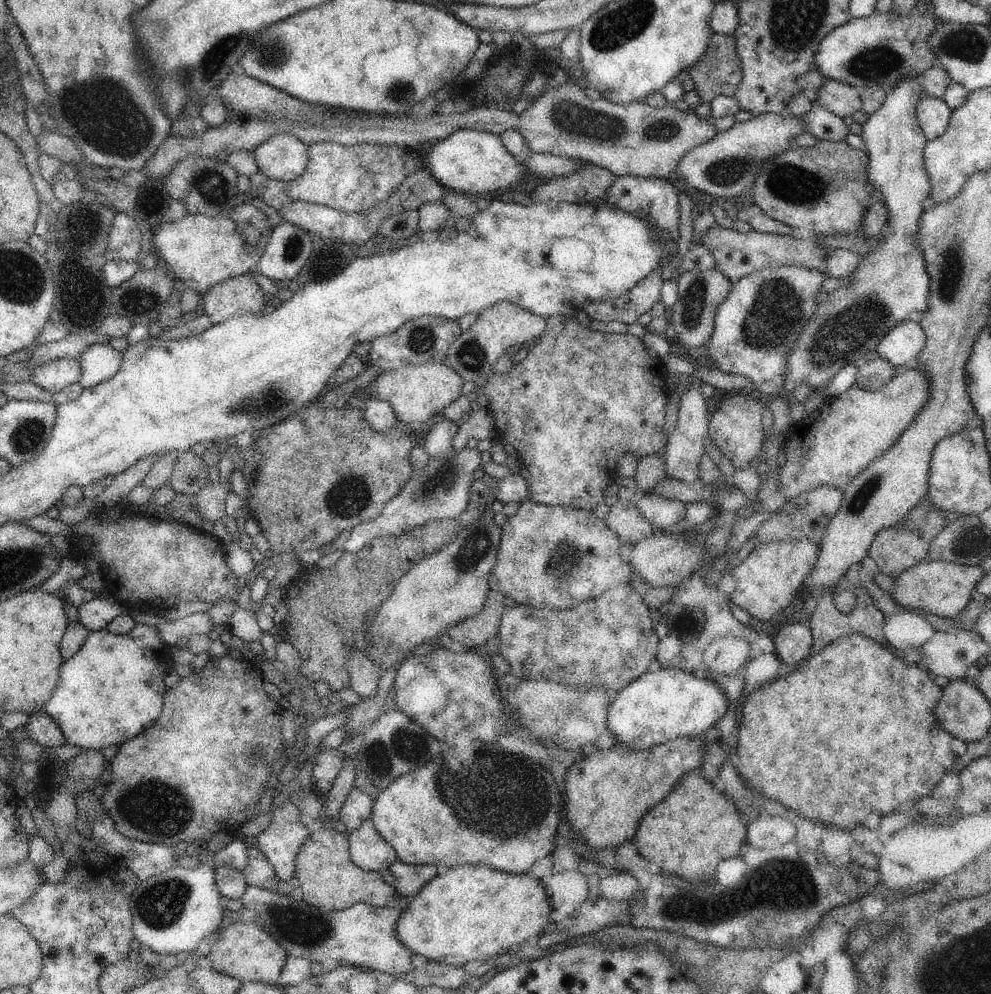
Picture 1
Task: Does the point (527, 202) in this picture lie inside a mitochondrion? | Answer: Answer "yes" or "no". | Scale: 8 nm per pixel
no

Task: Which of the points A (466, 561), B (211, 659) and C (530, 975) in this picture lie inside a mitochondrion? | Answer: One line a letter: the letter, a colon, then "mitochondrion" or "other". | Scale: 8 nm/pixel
A: mitochondrion
B: other
C: other

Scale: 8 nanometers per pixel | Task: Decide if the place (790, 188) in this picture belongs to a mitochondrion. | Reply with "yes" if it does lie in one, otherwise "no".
yes

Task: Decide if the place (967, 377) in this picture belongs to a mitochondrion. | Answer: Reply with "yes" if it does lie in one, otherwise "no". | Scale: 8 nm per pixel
no

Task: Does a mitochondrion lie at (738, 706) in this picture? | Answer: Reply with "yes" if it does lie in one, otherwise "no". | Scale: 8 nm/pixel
no

